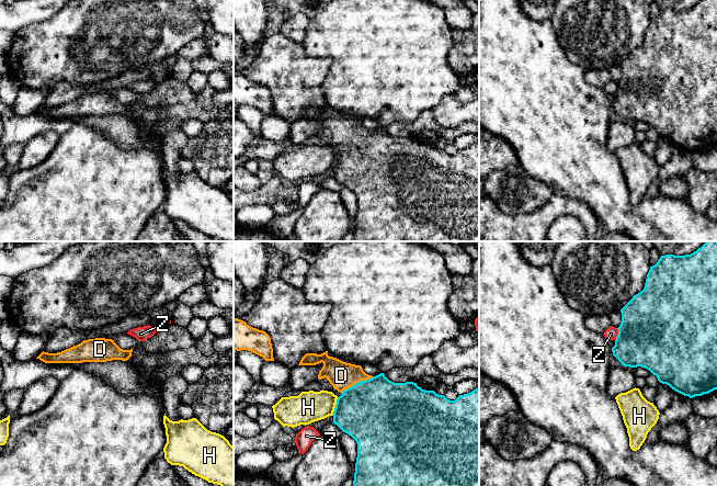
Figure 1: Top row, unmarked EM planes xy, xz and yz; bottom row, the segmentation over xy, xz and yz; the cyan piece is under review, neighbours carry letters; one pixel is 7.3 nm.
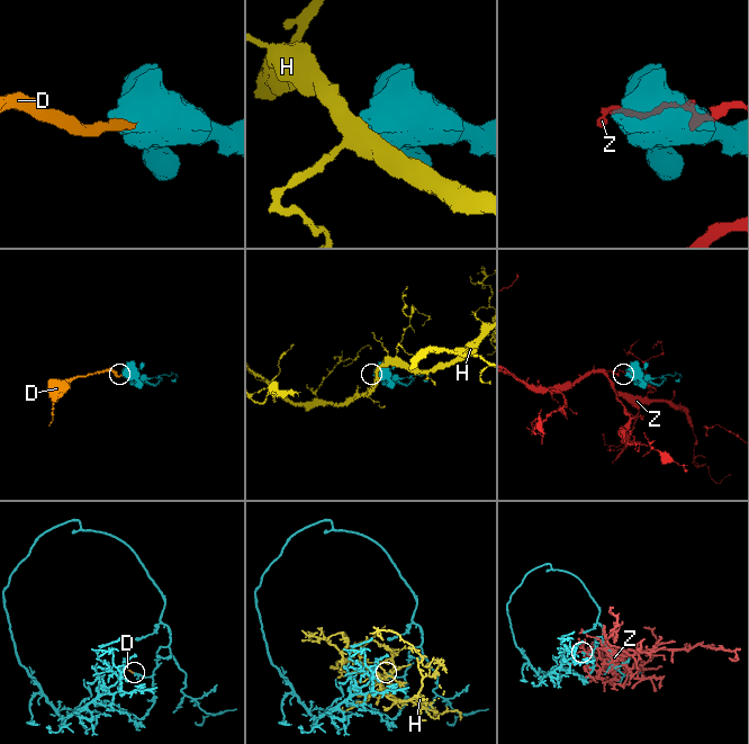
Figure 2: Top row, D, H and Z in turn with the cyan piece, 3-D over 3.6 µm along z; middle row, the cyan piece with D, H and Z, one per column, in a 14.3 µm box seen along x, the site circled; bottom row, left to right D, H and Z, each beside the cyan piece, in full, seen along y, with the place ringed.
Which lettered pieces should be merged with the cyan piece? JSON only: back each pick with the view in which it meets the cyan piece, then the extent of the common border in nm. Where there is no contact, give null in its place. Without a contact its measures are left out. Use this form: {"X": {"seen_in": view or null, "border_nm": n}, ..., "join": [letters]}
{"D": {"seen_in": "xz", "border_nm": 260}, "join": ["D"]}

